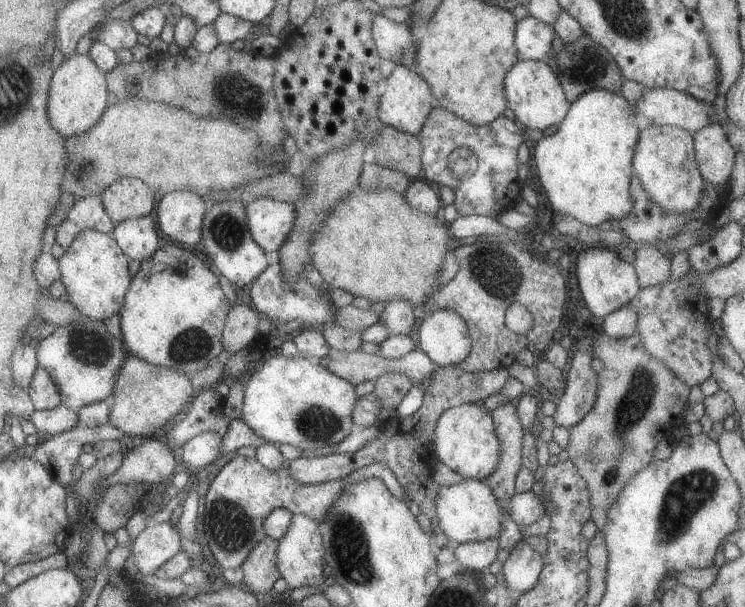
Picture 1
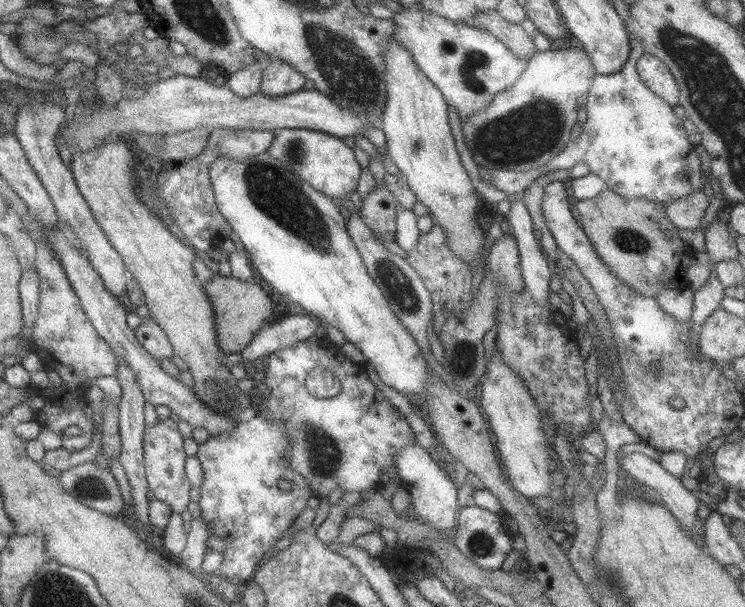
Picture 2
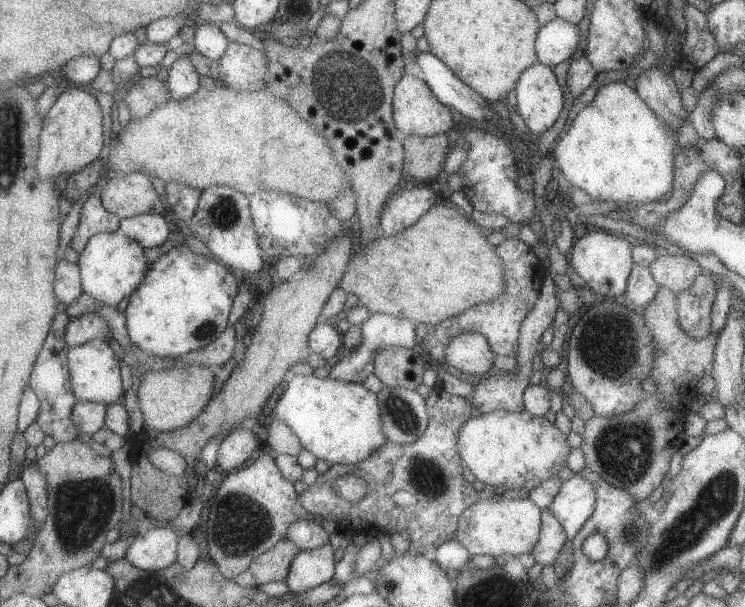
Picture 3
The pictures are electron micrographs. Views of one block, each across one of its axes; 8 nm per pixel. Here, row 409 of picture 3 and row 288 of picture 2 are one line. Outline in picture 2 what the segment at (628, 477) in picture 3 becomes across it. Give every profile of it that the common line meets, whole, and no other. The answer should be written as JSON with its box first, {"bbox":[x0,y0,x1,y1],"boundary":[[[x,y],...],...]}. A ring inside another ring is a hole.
{"bbox":[575,188,692,298],"boundary":[[[605,188],[594,198],[575,204],[582,229],[605,267],[641,296],[656,298],[665,289],[687,289],[685,271],[692,250],[685,242],[667,240],[665,231],[674,225],[666,218],[665,207],[657,202],[618,195]]]}

